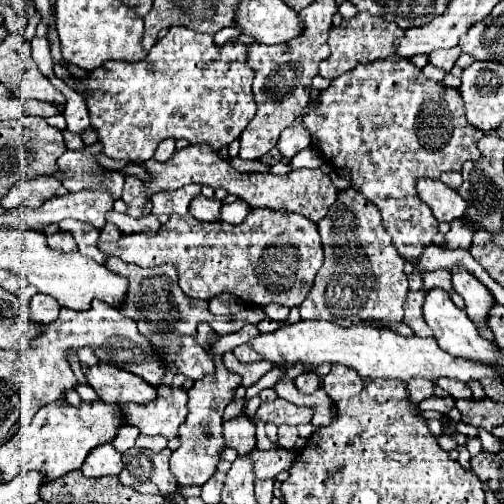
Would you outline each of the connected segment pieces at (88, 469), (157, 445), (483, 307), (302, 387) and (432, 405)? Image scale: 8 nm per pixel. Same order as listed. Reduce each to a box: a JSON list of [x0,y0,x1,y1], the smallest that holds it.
[[82,443,122,477],[136,435,166,451],[452,267,496,329],[294,371,318,393],[418,397,454,415]]

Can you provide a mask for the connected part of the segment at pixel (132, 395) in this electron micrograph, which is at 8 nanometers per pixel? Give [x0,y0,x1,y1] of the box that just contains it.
[84,363,158,405]

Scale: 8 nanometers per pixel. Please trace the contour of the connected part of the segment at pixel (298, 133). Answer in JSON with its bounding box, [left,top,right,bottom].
[278,105,310,159]

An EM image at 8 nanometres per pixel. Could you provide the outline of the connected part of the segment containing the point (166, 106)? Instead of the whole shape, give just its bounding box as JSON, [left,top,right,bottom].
[74,27,256,163]

